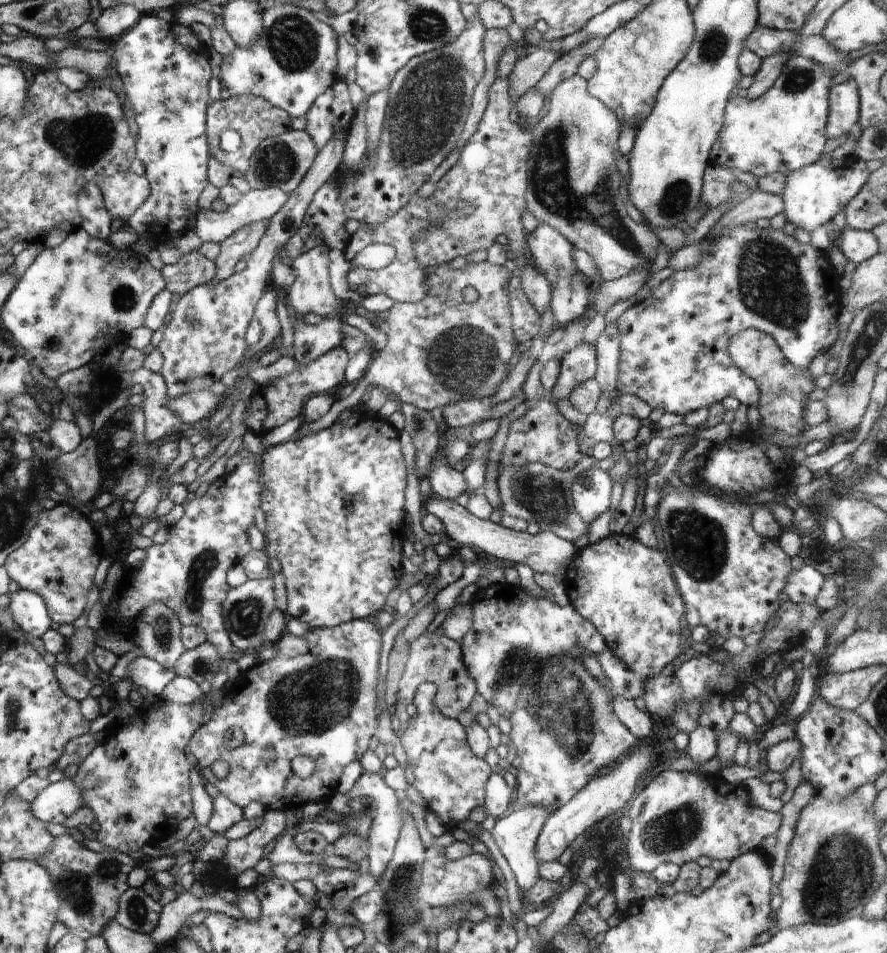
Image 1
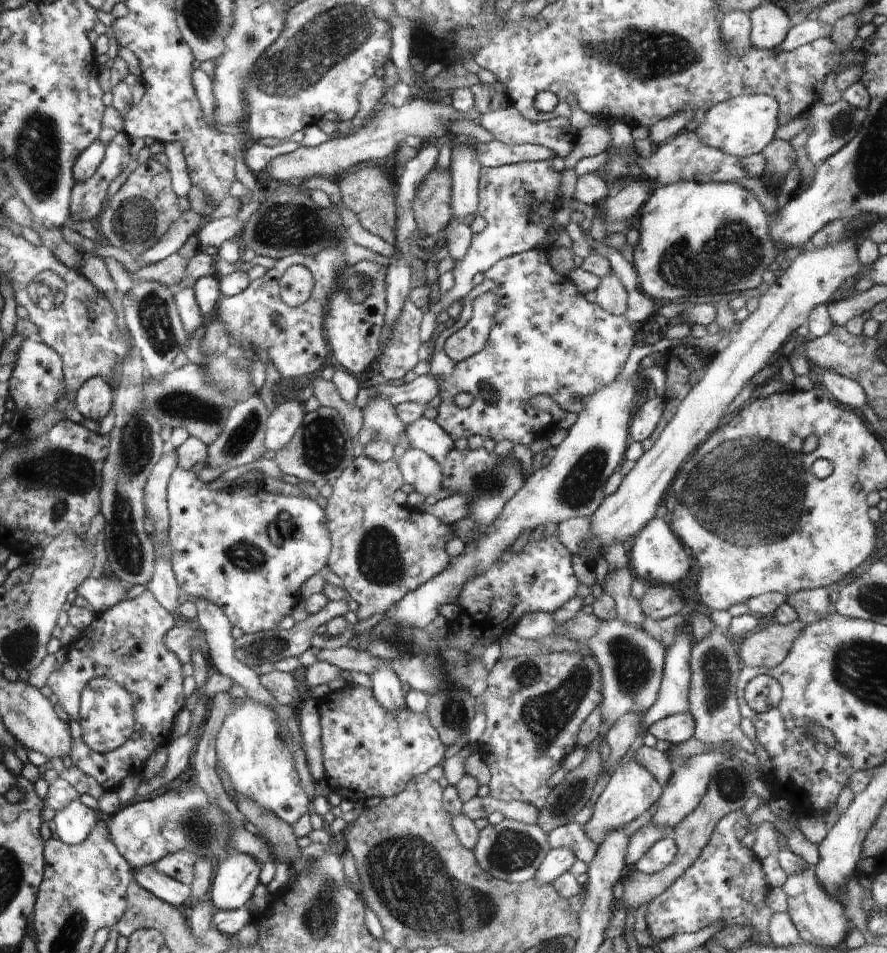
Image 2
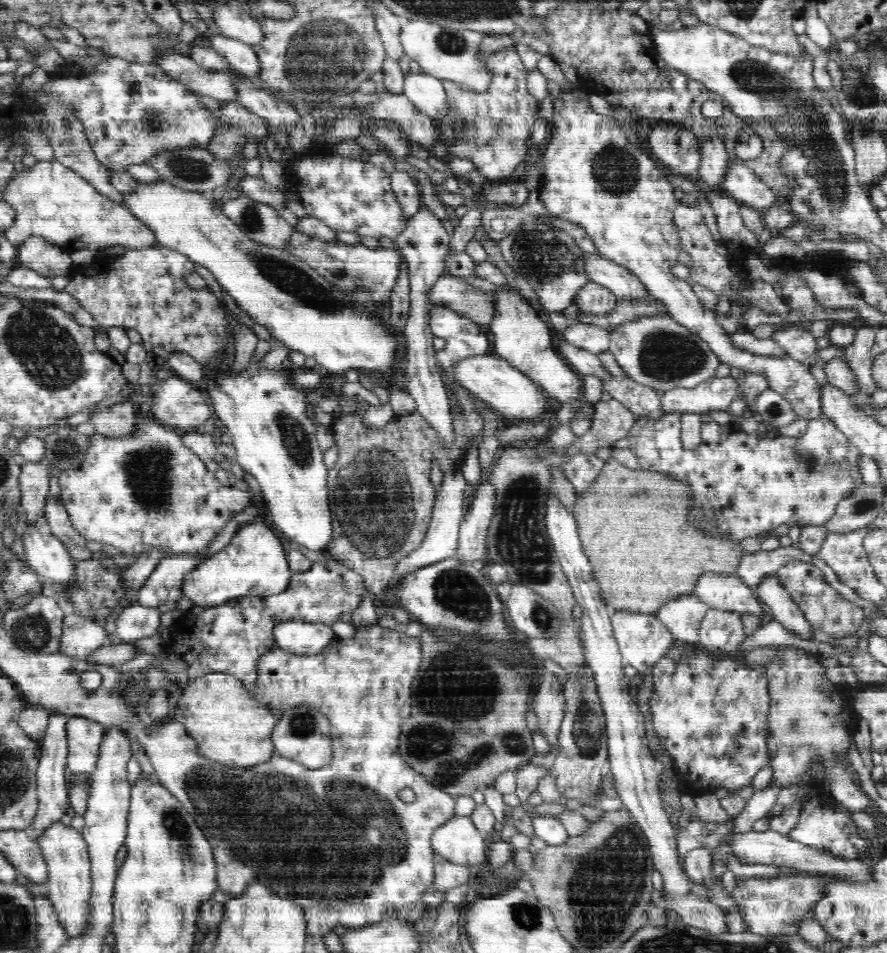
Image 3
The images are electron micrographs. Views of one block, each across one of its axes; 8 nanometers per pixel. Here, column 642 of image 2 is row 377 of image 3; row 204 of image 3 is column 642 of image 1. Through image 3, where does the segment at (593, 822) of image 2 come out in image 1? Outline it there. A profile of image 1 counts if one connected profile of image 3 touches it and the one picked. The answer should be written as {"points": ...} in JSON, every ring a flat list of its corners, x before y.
{"points":[[611,533,605,539,581,548,572,556,564,574,564,586,570,604,604,638,605,647,642,680,656,677,680,654,682,616,685,605,677,590,670,566,662,549,648,548,635,536]]}

